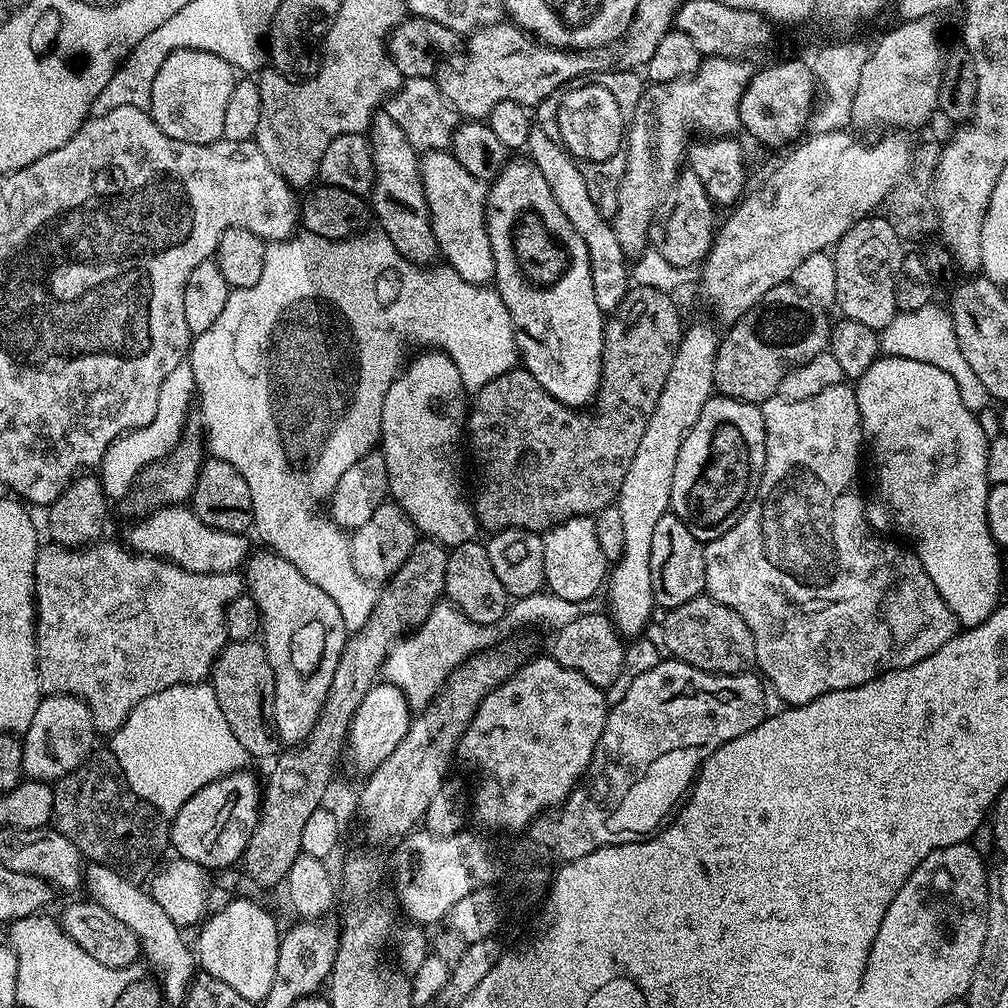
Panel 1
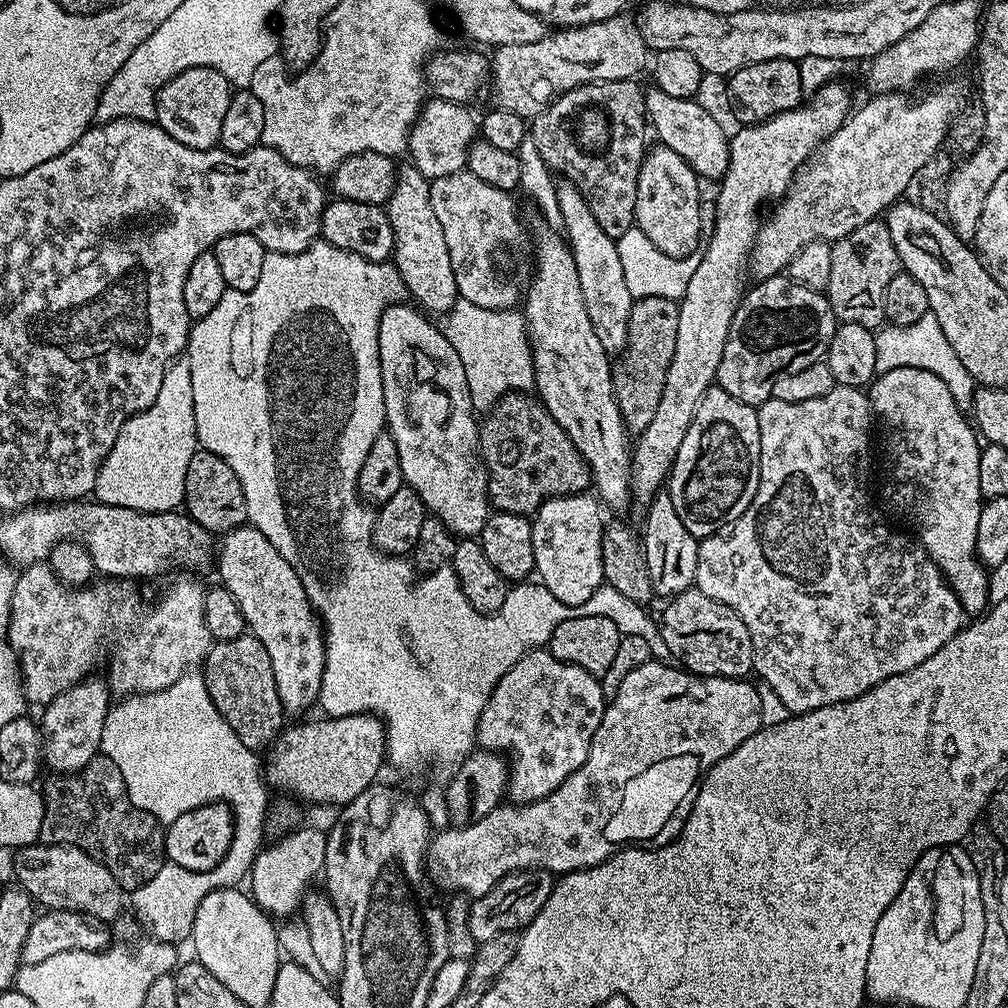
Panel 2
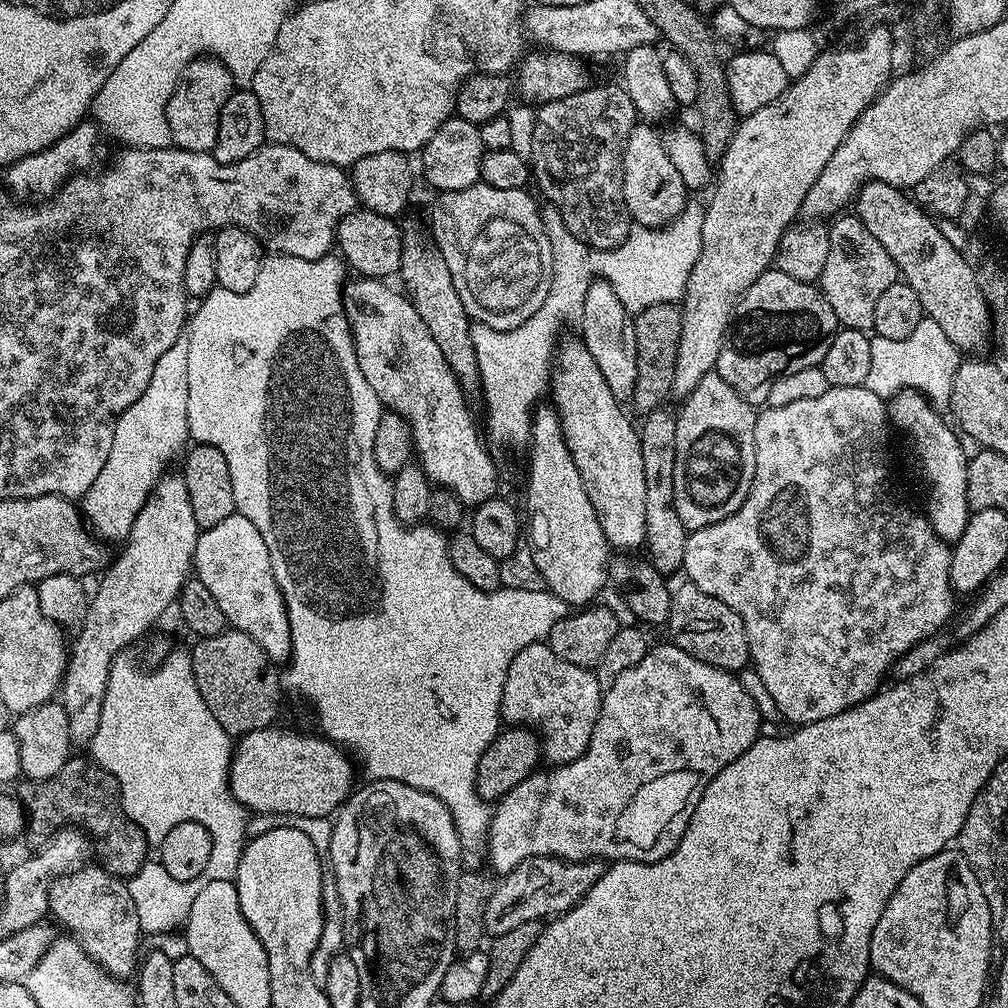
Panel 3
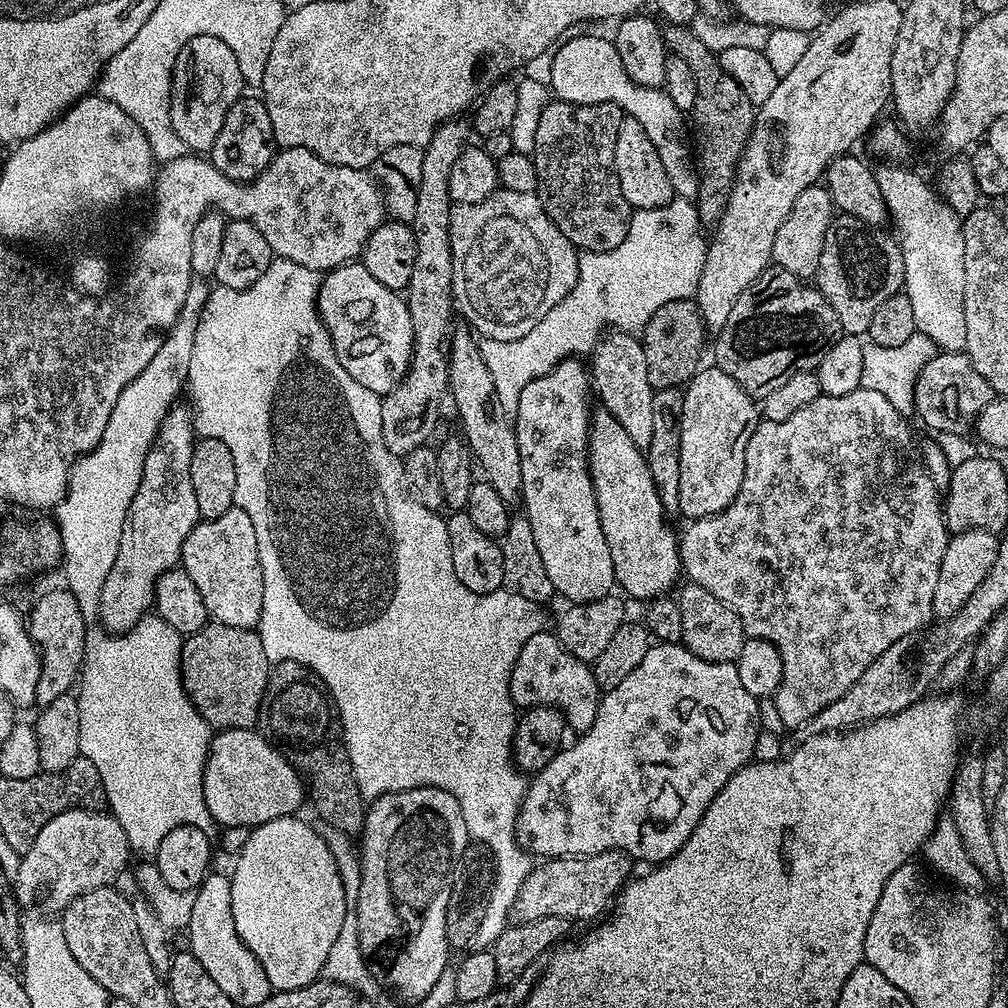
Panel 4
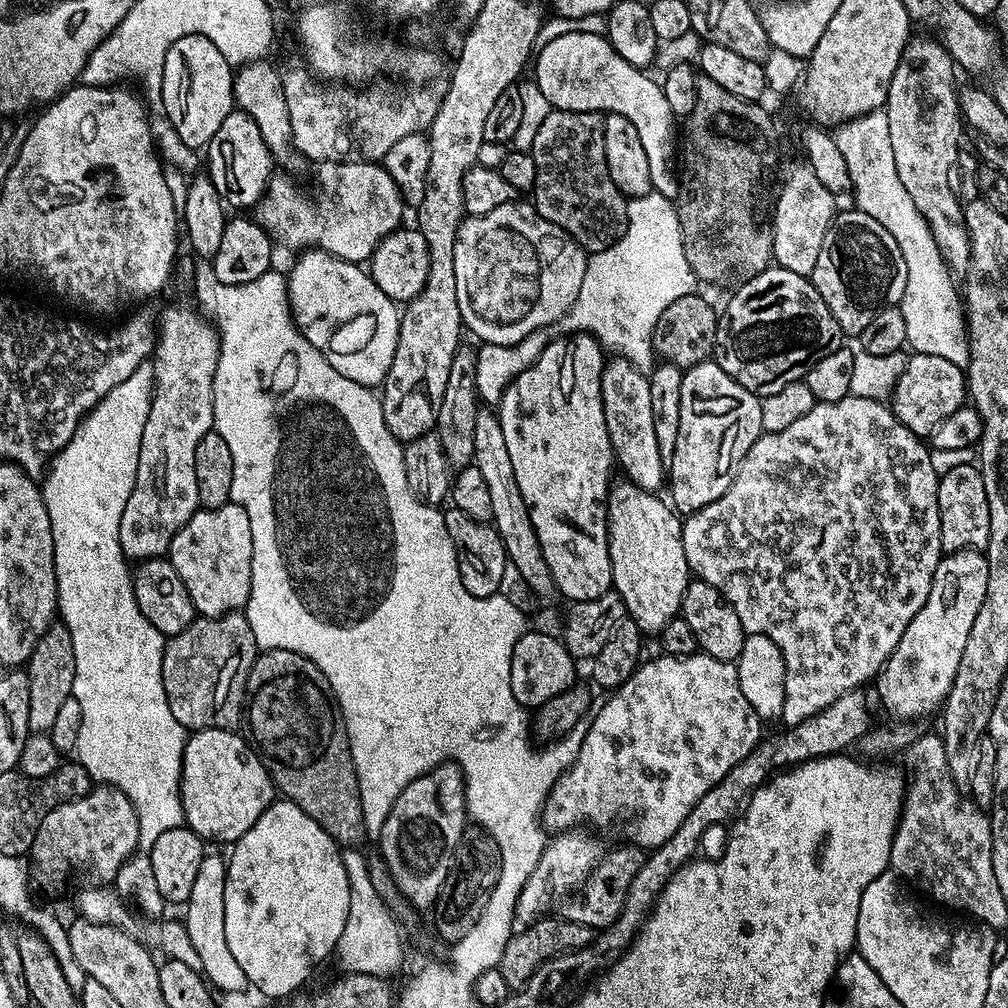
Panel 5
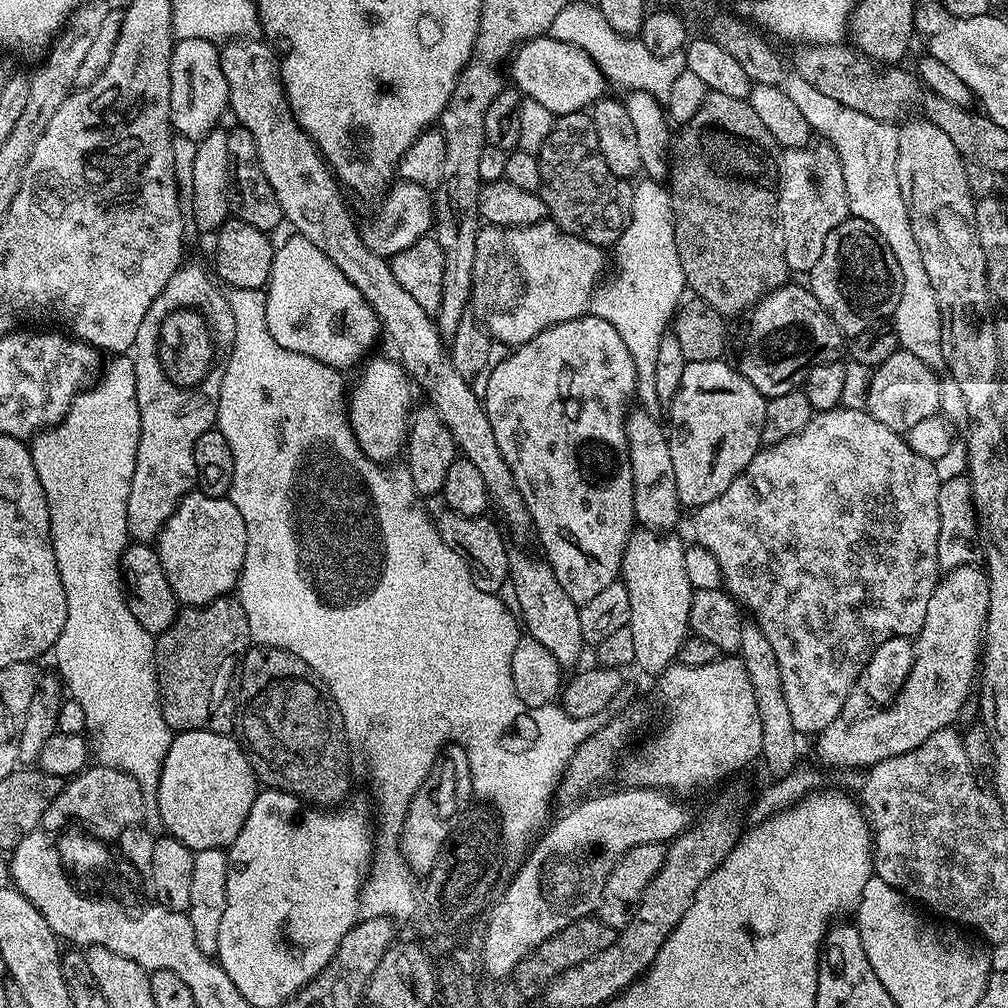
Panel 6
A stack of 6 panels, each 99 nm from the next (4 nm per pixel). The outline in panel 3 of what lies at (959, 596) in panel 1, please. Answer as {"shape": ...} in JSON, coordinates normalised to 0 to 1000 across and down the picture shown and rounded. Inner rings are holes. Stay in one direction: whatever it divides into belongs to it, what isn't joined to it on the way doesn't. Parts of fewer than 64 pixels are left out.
{"shape":[[[895,385],[889,393],[880,398],[881,416],[884,424],[897,429],[905,439],[905,448],[913,459],[913,472],[917,475],[917,484],[921,487],[919,511],[925,525],[938,538],[947,538],[958,526],[962,511],[960,503],[960,458],[961,449],[956,449],[952,441],[953,434],[943,420],[939,421],[933,409],[923,400],[921,394],[906,385]]]}

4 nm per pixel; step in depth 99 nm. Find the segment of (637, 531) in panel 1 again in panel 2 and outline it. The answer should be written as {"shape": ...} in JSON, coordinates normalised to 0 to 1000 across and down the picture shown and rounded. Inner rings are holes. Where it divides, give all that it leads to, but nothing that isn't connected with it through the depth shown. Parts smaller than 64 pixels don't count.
{"shape":[[[817,83],[807,93],[806,99],[799,98],[794,106],[785,107],[776,113],[768,113],[763,119],[754,119],[751,123],[731,126],[731,131],[725,132],[722,141],[724,157],[720,165],[720,173],[712,181],[714,191],[710,194],[710,219],[706,222],[706,235],[703,238],[701,235],[690,258],[688,272],[685,272],[685,280],[681,280],[681,292],[673,300],[675,303],[673,339],[669,339],[669,355],[665,359],[665,367],[661,367],[661,383],[657,385],[657,396],[653,399],[653,408],[649,411],[645,423],[641,423],[641,427],[637,427],[629,437],[626,499],[632,500],[635,506],[642,505],[651,493],[651,489],[656,487],[657,481],[662,477],[663,471],[667,468],[667,459],[673,442],[677,442],[677,435],[681,435],[681,427],[685,427],[685,419],[700,387],[707,384],[712,359],[716,359],[716,347],[724,331],[724,319],[728,315],[740,286],[738,274],[740,275],[742,251],[746,249],[750,230],[756,221],[754,205],[761,198],[773,199],[774,195],[782,189],[787,175],[793,171],[795,165],[817,140],[822,139],[837,124],[846,106],[844,103],[845,95],[835,84]]]}

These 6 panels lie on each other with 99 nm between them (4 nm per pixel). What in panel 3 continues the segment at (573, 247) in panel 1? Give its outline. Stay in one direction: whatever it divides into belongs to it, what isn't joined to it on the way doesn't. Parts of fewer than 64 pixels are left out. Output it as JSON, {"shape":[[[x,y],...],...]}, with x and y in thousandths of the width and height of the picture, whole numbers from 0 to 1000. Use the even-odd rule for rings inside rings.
{"shape":[[[561,336],[550,354],[547,400],[556,413],[565,454],[573,462],[581,494],[589,502],[599,533],[608,545],[636,543],[641,530],[641,474],[637,467],[635,430],[619,410],[620,402],[605,391],[605,383],[601,383],[601,375],[597,375],[597,367],[578,336],[570,336]]]}

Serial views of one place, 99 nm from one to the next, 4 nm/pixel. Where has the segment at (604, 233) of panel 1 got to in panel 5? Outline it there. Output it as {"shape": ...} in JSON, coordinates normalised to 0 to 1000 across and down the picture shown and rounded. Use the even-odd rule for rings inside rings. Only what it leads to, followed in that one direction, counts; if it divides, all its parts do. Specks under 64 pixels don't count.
{"shape":[[[607,355],[597,371],[597,403],[601,411],[601,427],[605,431],[607,450],[620,473],[637,486],[654,489],[661,480],[661,458],[653,446],[649,431],[649,407],[645,403],[645,379],[625,358]]]}

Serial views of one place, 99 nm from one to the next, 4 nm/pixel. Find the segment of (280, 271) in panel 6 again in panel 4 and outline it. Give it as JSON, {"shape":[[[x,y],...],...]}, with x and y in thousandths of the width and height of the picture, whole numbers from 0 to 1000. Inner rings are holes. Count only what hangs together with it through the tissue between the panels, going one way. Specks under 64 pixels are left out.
{"shape":[[[359,260],[329,267],[317,279],[313,309],[327,331],[335,359],[357,385],[383,390],[397,380],[409,358],[409,316],[404,297],[396,289],[379,284]]]}

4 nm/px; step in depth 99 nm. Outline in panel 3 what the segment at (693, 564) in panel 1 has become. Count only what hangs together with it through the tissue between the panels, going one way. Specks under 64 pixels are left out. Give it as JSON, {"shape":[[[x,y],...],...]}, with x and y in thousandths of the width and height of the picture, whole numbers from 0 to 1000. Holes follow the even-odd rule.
{"shape":[[[663,403],[650,405],[648,409],[638,414],[639,422],[634,422],[635,441],[637,442],[637,467],[641,474],[641,530],[639,540],[643,544],[642,555],[652,566],[666,569],[674,568],[679,563],[681,538],[684,525],[677,522],[677,514],[673,514],[673,506],[669,502],[669,462],[671,461],[671,414],[672,410],[663,406]]]}

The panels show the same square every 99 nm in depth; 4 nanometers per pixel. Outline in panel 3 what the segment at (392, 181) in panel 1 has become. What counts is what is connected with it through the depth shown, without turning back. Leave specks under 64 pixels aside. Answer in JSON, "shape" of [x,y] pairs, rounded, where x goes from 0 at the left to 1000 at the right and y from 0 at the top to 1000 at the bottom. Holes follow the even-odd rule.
{"shape":[[[402,221],[399,229],[401,243],[395,274],[401,277],[403,293],[411,308],[415,308],[415,315],[423,319],[423,327],[427,327],[431,339],[435,339],[438,351],[442,351],[442,359],[456,376],[461,390],[471,390],[476,379],[476,368],[468,342],[469,318],[464,316],[462,304],[458,304],[458,296],[454,296],[454,288],[450,288],[450,276],[446,276],[446,268],[442,268],[442,256],[438,256],[437,249],[431,245],[422,227],[420,230],[415,223]]]}

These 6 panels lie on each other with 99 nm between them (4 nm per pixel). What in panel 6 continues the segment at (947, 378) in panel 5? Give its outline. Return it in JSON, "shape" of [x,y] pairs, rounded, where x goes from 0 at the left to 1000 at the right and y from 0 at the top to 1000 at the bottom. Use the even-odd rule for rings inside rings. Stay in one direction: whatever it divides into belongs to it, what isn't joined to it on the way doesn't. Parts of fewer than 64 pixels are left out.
{"shape":[[[891,347],[879,355],[871,364],[864,366],[859,407],[871,419],[883,423],[883,427],[899,431],[911,419],[930,412],[933,409],[934,374],[915,355]]]}

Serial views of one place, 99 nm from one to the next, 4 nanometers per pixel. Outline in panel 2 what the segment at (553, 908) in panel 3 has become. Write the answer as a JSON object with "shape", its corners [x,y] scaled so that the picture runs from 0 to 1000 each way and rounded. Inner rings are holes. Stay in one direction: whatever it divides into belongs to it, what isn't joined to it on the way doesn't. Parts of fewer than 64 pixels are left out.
{"shape":[[[524,861],[520,865],[507,865],[500,869],[480,889],[471,890],[464,898],[466,927],[470,927],[473,938],[486,931],[494,931],[499,925],[515,926],[542,899],[550,876],[549,866],[540,861]]]}

